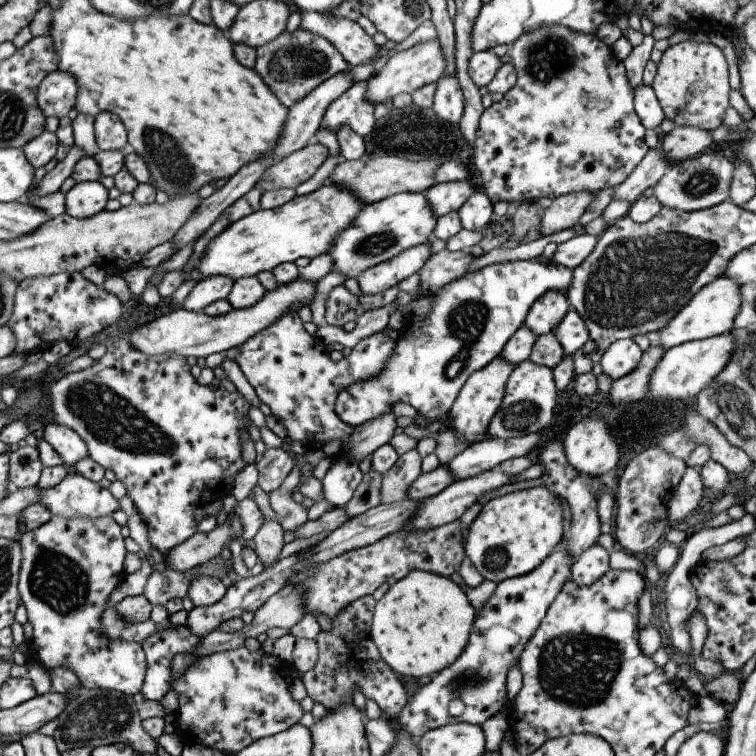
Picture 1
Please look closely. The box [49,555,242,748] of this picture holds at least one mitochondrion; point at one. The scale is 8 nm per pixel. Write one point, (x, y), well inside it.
(87, 721)

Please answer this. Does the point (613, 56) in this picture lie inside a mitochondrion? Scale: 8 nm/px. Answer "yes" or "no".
no

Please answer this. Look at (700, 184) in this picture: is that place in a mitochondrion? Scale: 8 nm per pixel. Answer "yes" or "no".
yes

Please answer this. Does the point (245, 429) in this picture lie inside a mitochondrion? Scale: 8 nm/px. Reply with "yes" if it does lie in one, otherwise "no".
no

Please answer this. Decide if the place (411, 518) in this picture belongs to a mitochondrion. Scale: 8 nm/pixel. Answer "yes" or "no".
no

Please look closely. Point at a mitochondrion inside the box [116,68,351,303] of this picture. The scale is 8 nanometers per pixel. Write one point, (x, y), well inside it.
(173, 164)

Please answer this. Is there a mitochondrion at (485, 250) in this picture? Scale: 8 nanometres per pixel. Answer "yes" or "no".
no

